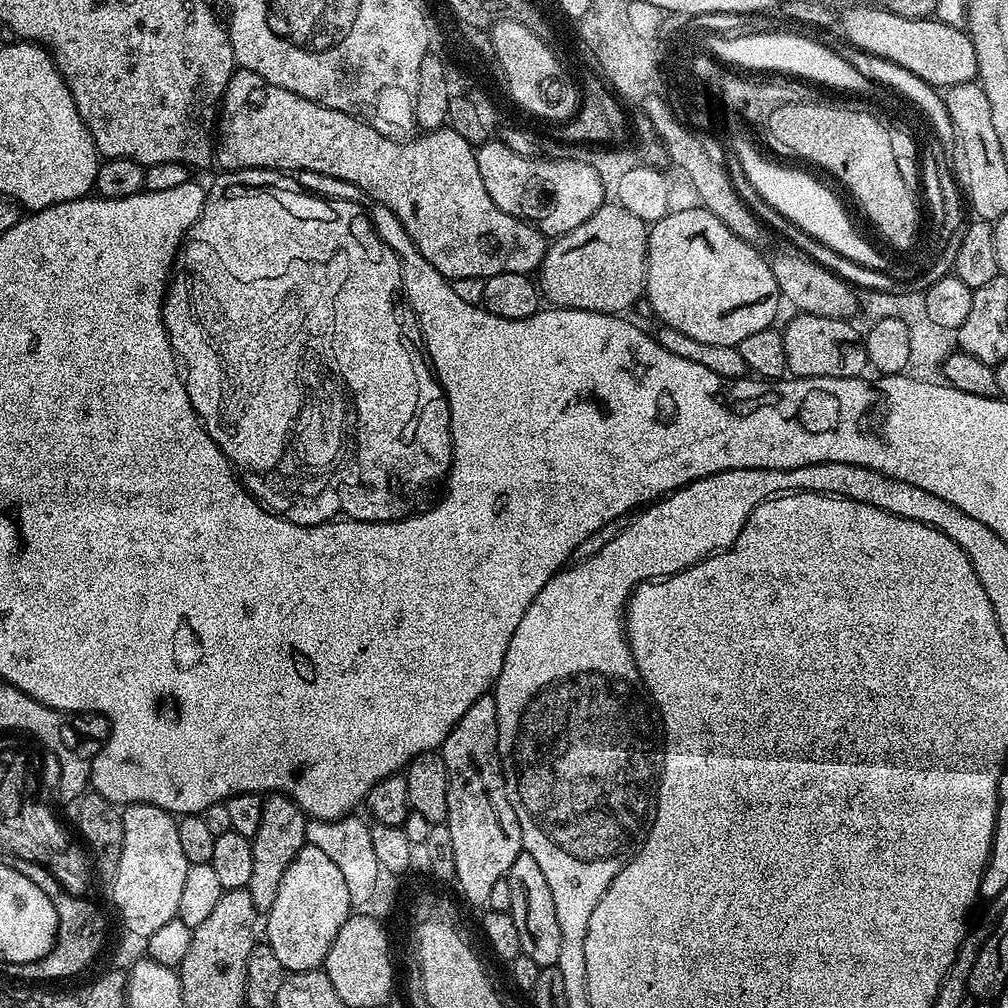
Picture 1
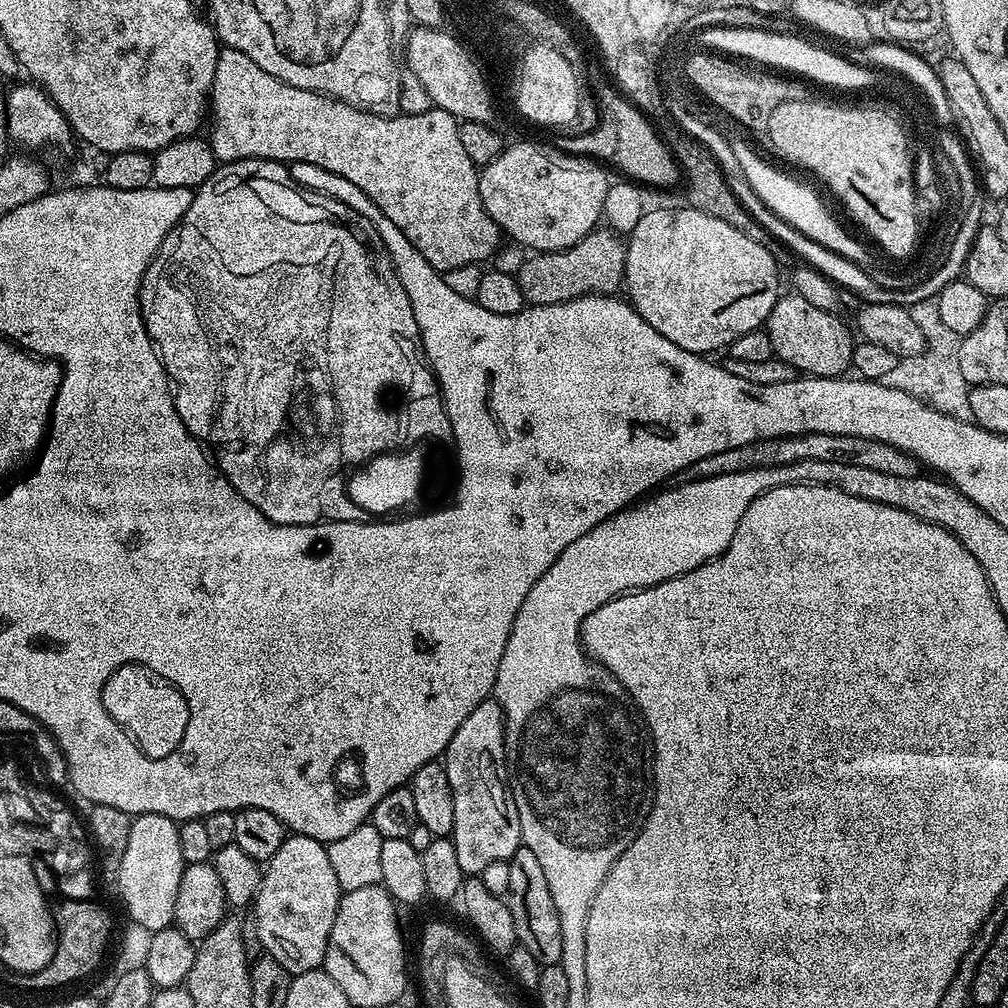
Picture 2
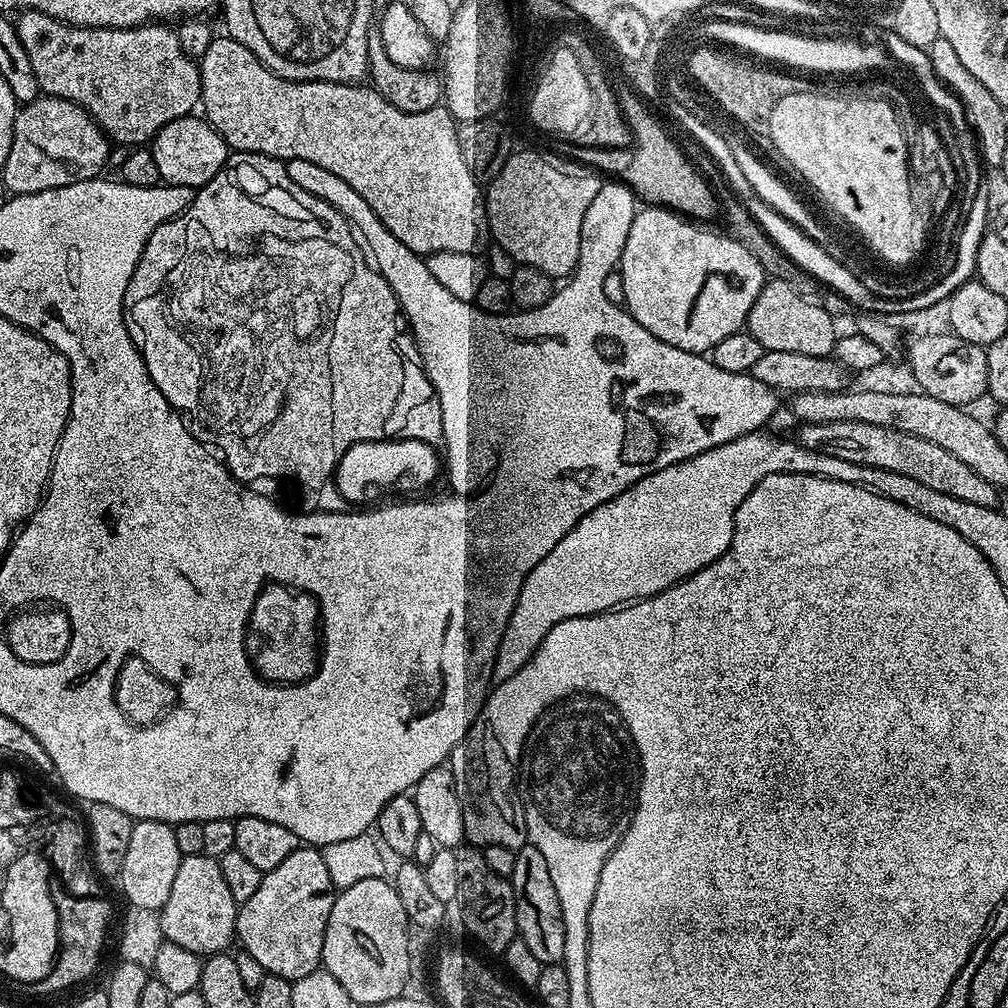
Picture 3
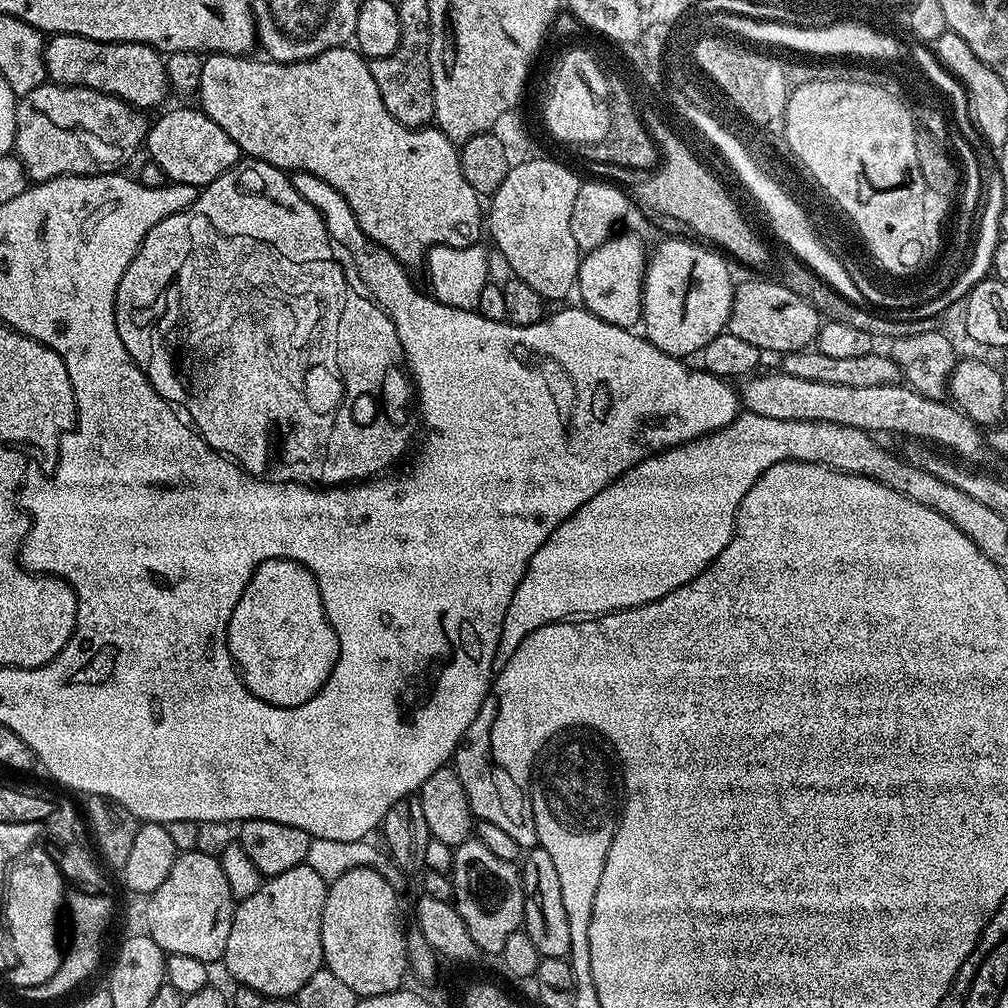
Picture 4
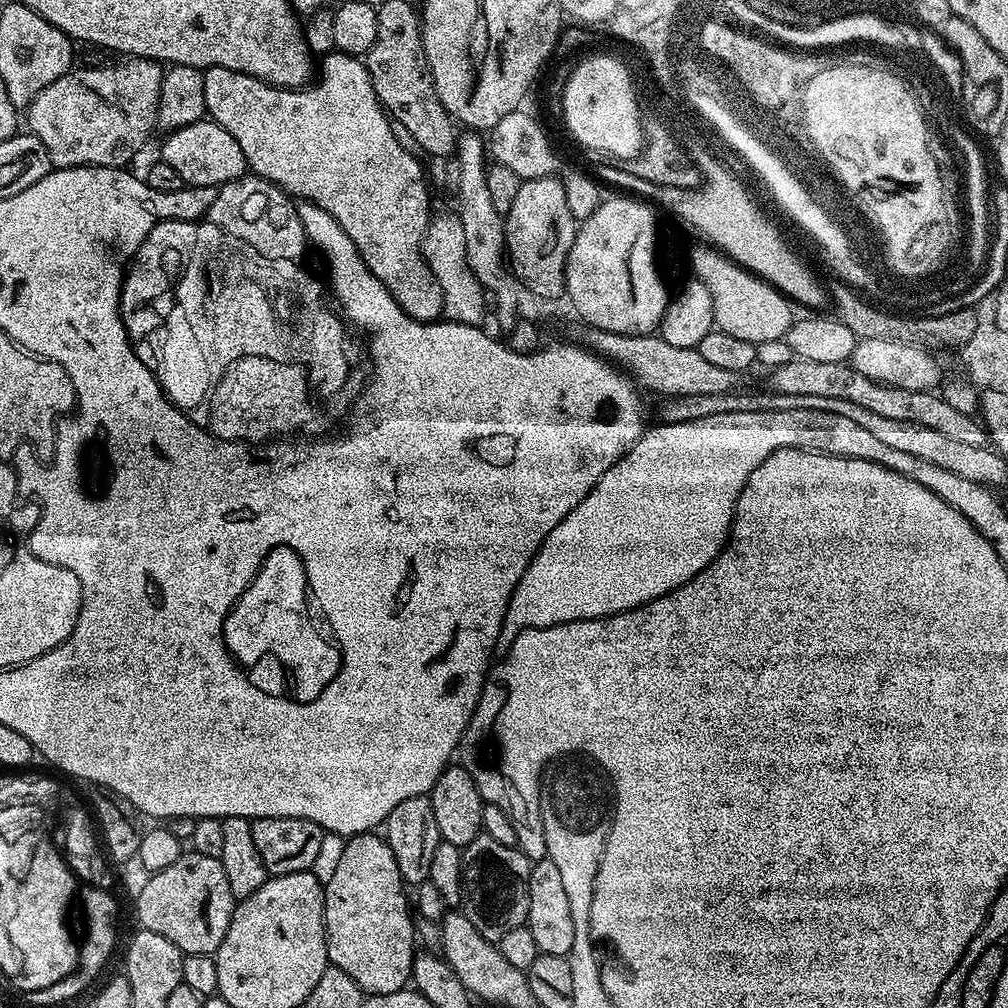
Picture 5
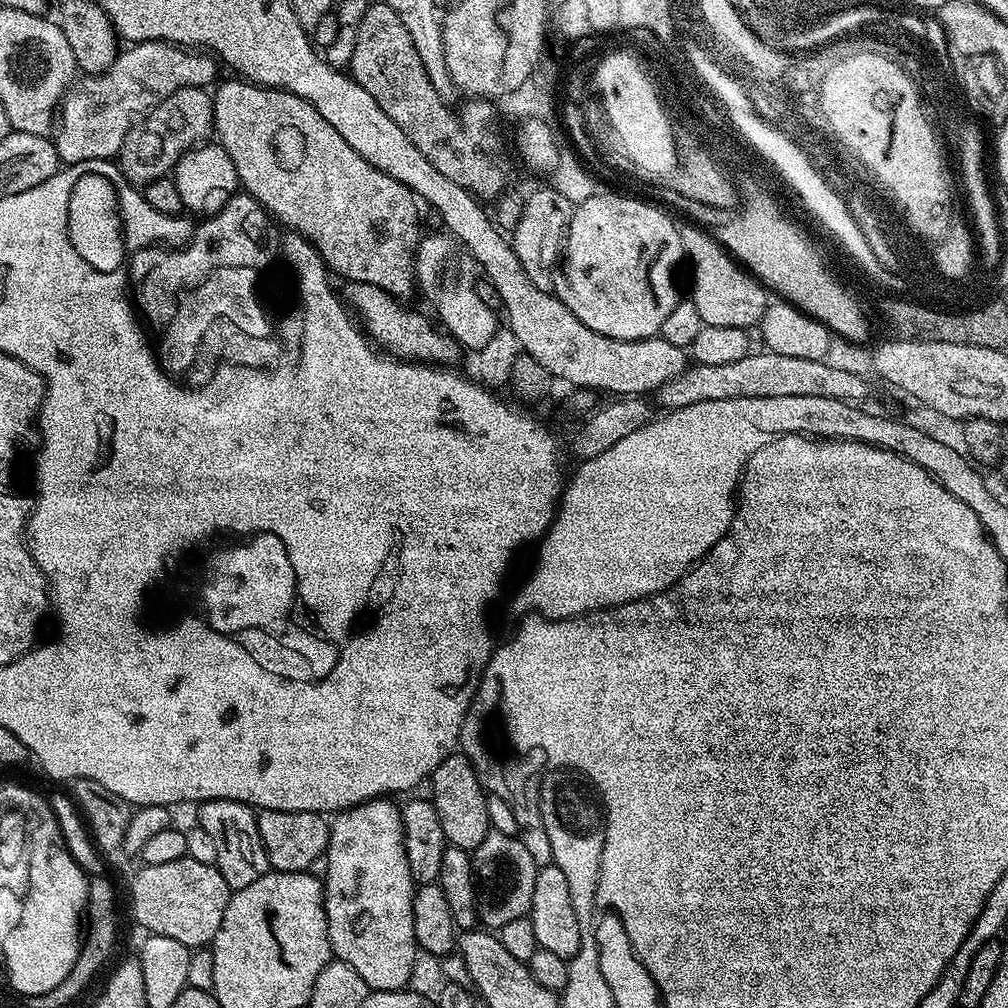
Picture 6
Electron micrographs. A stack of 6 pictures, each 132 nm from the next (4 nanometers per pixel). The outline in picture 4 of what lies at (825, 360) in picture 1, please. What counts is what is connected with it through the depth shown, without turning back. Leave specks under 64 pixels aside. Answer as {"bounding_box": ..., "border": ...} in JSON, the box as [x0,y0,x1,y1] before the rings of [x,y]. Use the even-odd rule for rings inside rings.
{"bounding_box":[726,280,821,354],"border":[[[748,280],[745,284],[736,284],[726,330],[750,342],[750,346],[758,346],[764,354],[803,352],[820,332],[821,314],[813,304],[806,302],[806,298],[798,298],[798,294],[794,294],[794,290],[790,290],[783,282],[773,280]]]}

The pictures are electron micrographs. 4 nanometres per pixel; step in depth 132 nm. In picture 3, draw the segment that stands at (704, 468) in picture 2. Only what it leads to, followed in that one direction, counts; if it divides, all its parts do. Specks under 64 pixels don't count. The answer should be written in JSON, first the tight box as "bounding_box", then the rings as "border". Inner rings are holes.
{"bounding_box":[794,422,1001,508],"border":[[[818,422],[800,424],[794,433],[797,444],[806,446],[818,454],[830,454],[833,458],[842,458],[842,462],[858,462],[858,466],[870,466],[878,470],[890,470],[890,474],[903,474],[905,478],[914,478],[930,490],[950,494],[950,498],[962,498],[962,502],[974,502],[974,506],[996,508],[1001,493],[982,474],[974,474],[966,462],[954,458],[950,450],[942,450],[926,438],[914,438],[902,430],[890,430],[886,426],[870,426],[870,422]]]}

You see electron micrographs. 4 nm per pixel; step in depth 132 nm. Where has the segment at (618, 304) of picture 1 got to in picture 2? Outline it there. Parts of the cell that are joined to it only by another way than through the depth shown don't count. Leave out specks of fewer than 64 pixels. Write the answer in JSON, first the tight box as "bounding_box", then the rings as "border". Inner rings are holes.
{"bounding_box":[514,226,626,305],"border":[[[607,226],[597,227],[595,232],[586,234],[586,238],[582,238],[574,246],[570,246],[566,250],[558,250],[557,252],[537,252],[529,255],[529,260],[524,260],[520,264],[520,269],[515,269],[514,275],[518,286],[522,286],[522,294],[524,295],[525,301],[529,305],[534,304],[564,304],[568,300],[578,300],[581,298],[591,297],[593,294],[616,294],[621,291],[624,282],[624,267],[626,266],[626,244],[623,239],[617,233],[613,232],[611,228]]]}

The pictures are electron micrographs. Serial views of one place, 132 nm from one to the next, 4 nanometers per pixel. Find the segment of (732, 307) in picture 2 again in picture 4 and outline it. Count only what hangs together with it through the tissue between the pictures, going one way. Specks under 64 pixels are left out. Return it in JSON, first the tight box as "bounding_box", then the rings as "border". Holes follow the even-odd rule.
{"bounding_box":[642,240,736,357],"border":[[[664,240],[653,252],[651,249],[644,266],[642,332],[667,356],[695,357],[710,338],[728,327],[736,293],[736,284],[732,280],[733,265],[719,251],[695,243]]]}

